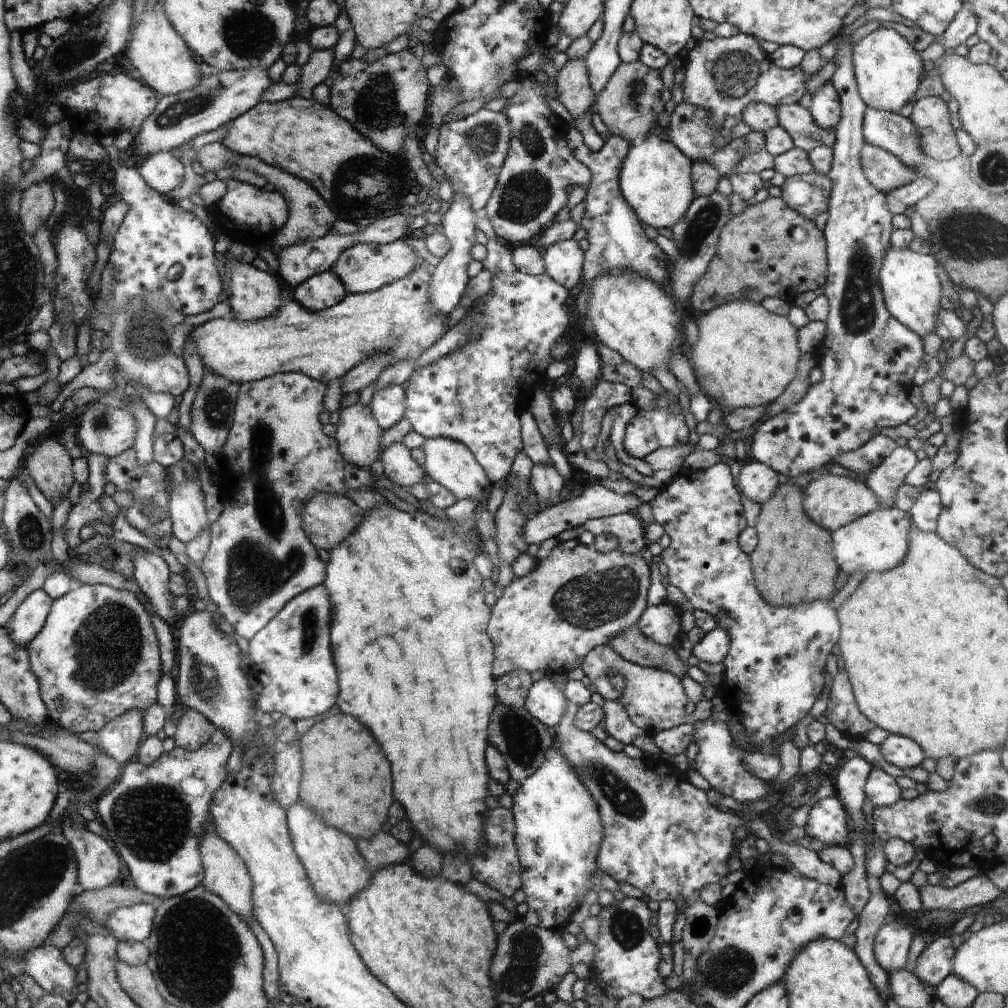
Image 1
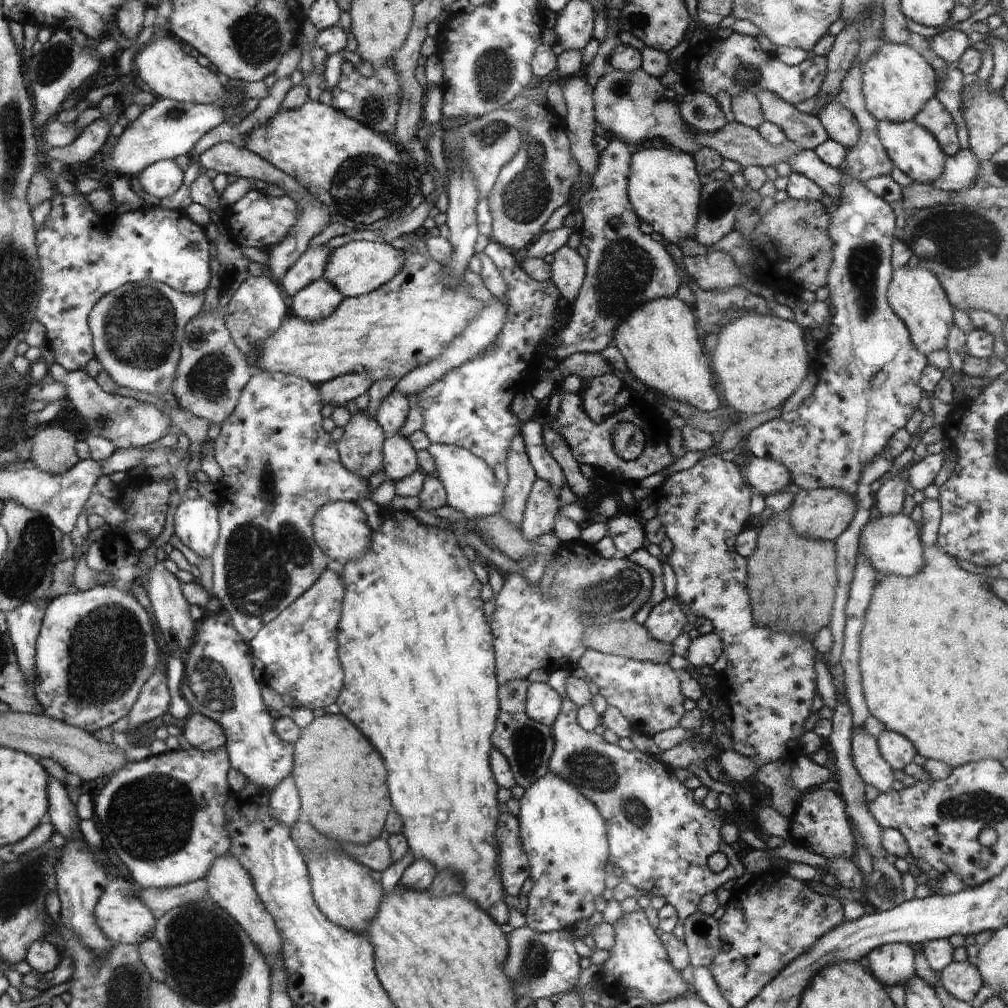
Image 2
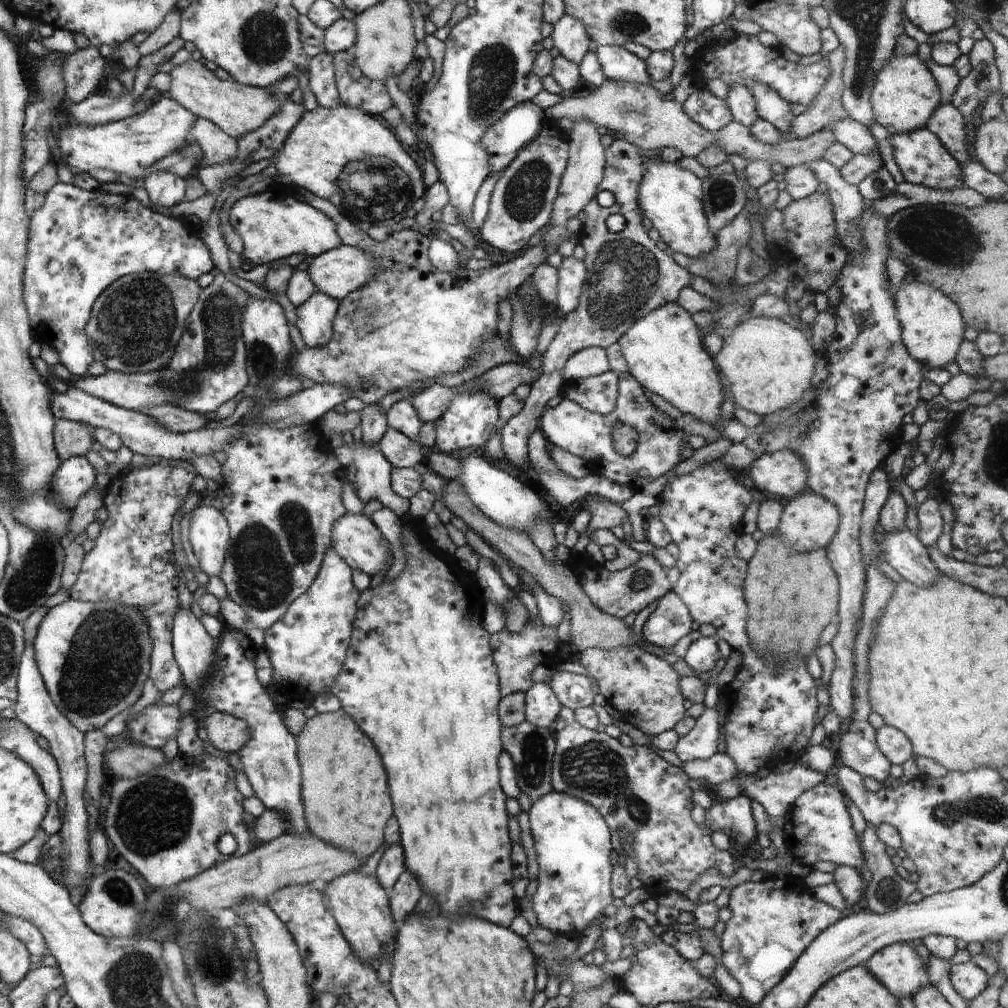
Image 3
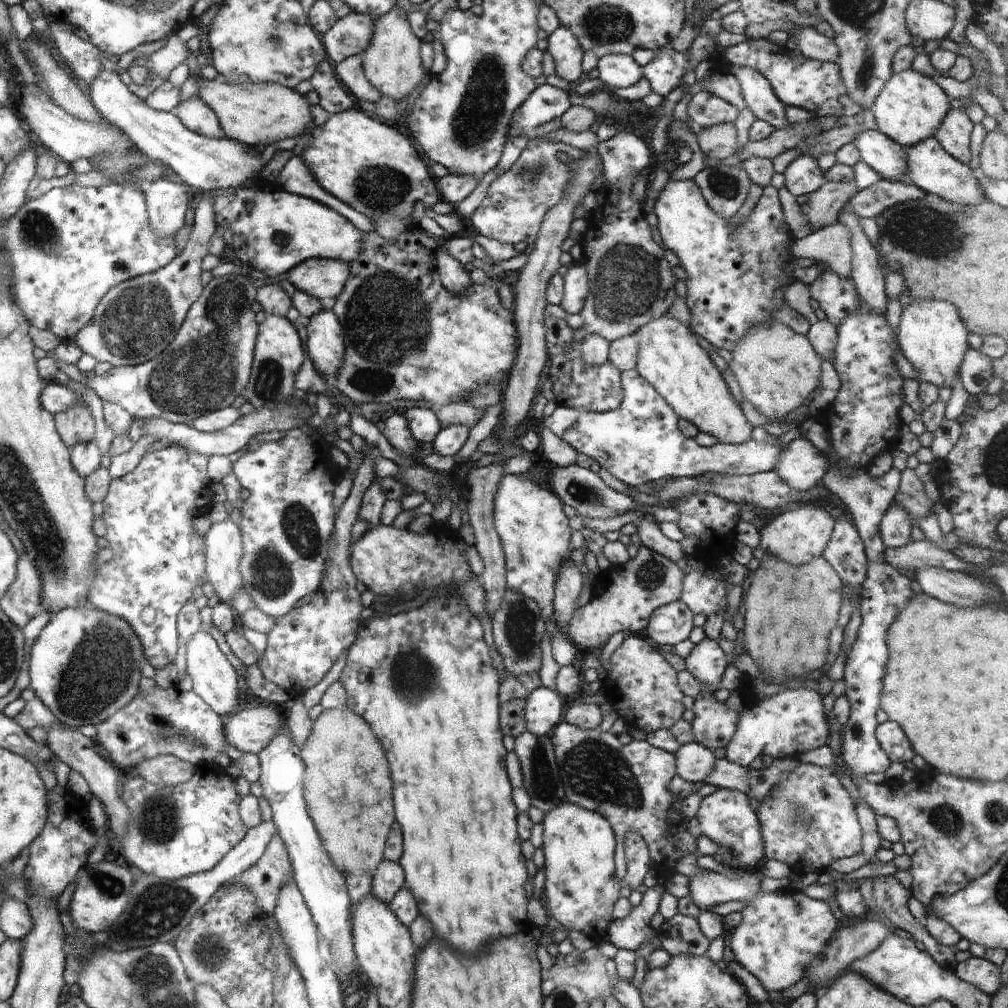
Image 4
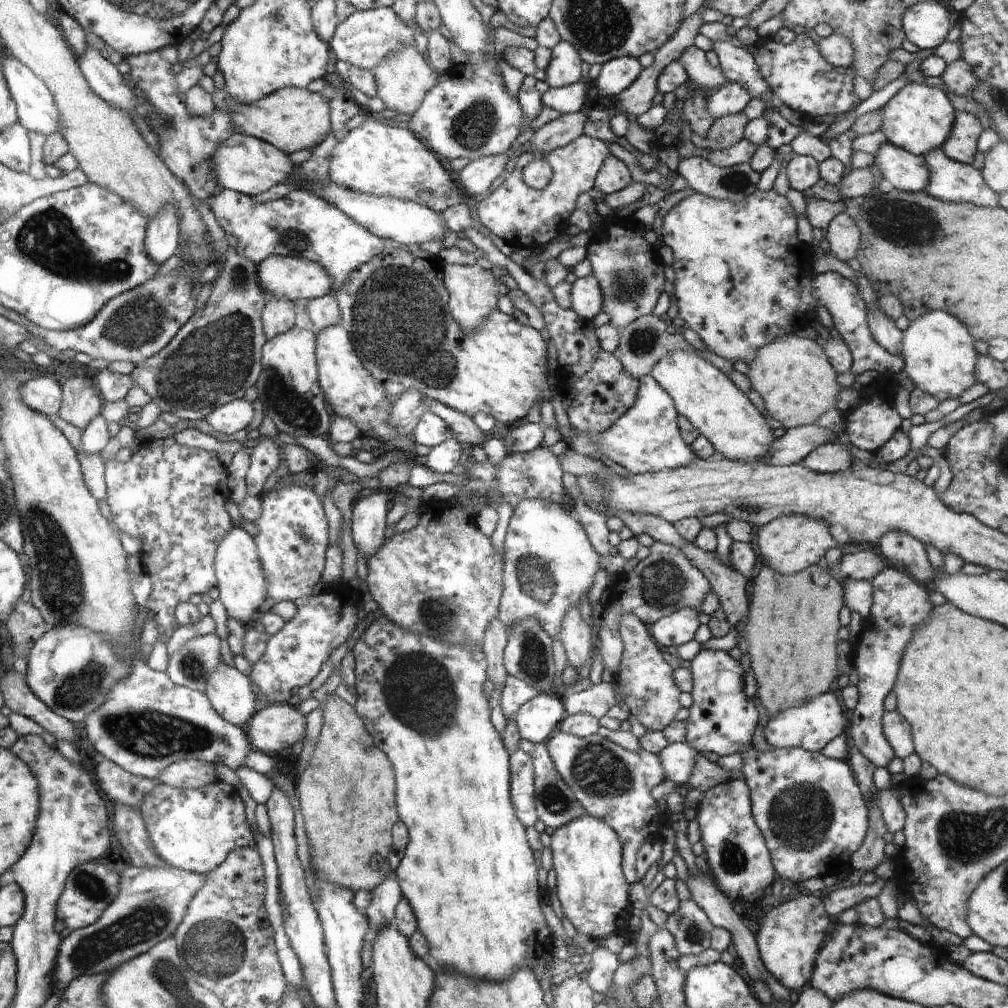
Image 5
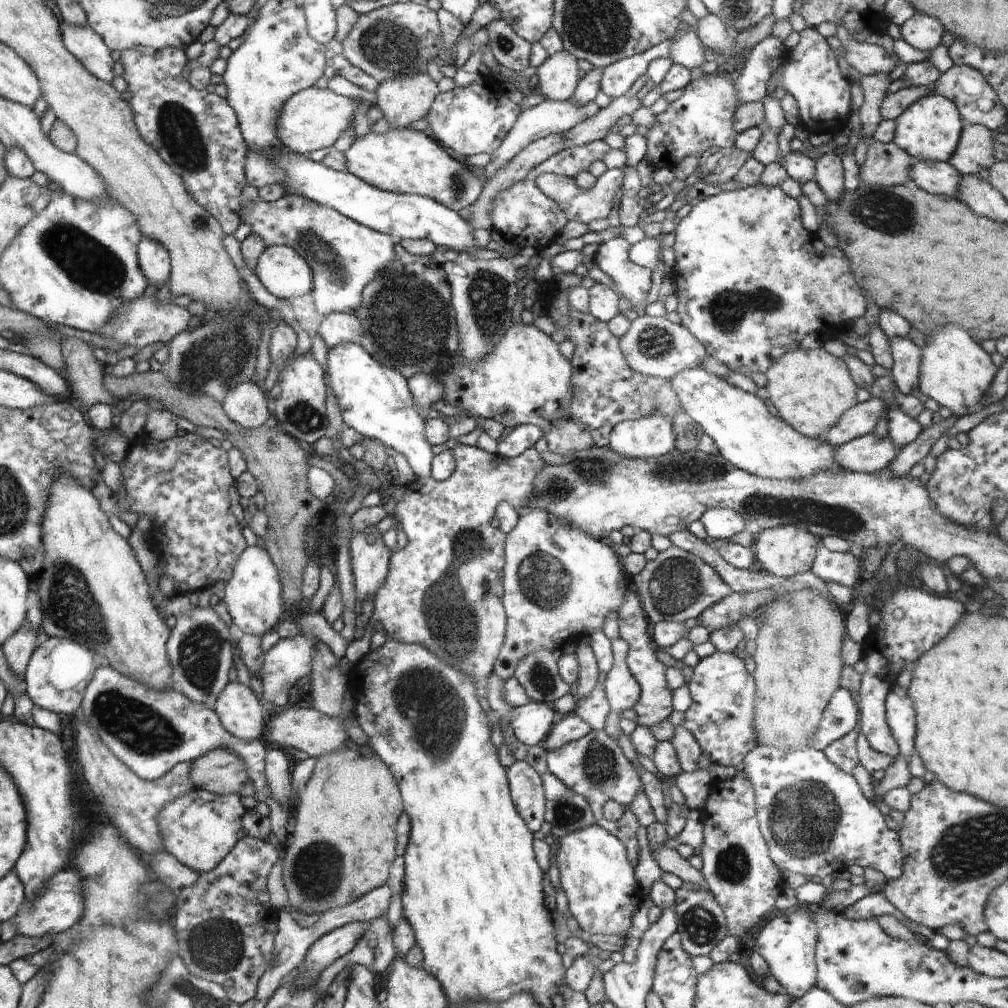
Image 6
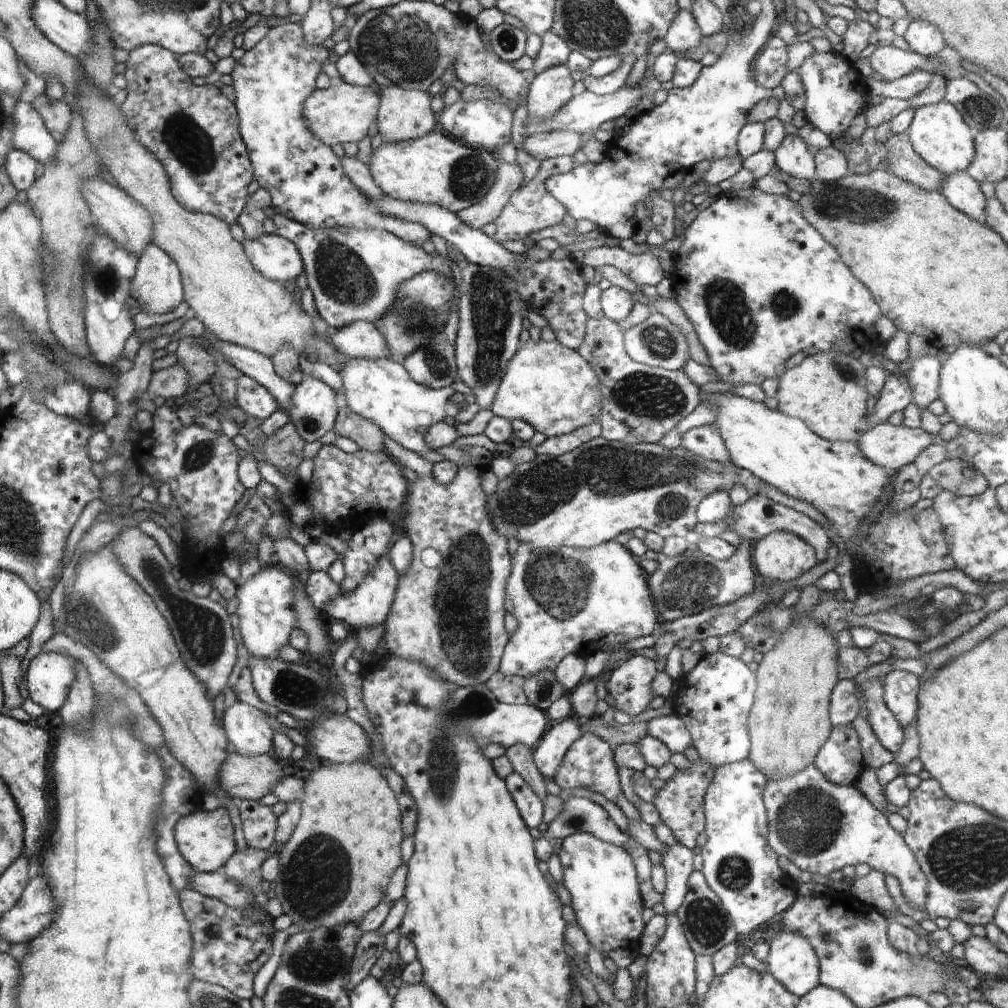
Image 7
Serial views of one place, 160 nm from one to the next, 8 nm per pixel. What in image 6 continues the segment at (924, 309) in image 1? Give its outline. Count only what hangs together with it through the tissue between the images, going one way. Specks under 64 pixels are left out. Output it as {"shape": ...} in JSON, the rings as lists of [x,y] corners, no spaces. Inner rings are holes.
{"shape":[[[953,324],[937,326],[937,330],[927,339],[926,348],[921,349],[922,362],[919,366],[919,390],[924,394],[924,399],[934,398],[940,406],[946,406],[958,418],[985,408],[983,401],[994,382],[997,367],[980,342],[975,341],[961,326]]]}

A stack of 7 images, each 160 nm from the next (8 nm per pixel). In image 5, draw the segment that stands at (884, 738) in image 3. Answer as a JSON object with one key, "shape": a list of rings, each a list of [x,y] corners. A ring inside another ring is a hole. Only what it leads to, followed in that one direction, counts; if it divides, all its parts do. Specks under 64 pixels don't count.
{"shape":[[[895,709],[883,712],[883,733],[895,756],[904,760],[915,752],[910,723]]]}

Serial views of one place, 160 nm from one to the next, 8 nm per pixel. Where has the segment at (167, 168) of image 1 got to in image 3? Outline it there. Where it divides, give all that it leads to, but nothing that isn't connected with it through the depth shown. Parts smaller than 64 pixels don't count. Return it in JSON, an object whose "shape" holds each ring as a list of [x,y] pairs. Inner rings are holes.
{"shape":[[[164,170],[150,174],[142,186],[146,189],[150,204],[162,208],[163,213],[166,208],[180,204],[184,200],[184,192],[186,192],[184,178],[176,176],[172,172],[164,172]]]}

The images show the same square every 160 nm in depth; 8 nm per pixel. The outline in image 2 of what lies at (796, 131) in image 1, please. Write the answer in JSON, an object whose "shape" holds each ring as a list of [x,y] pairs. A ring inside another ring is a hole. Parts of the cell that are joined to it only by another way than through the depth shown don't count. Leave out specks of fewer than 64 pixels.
{"shape":[[[758,92],[755,96],[764,108],[766,121],[776,124],[788,141],[800,144],[805,150],[814,150],[829,139],[817,116],[800,112],[772,92]]]}

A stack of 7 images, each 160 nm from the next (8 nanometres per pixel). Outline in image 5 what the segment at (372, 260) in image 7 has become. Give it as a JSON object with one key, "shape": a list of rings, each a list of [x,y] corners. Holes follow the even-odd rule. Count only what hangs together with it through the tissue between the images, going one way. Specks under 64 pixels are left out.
{"shape":[[[302,188],[292,189],[284,198],[265,203],[232,189],[224,189],[210,208],[226,234],[238,239],[238,254],[254,261],[256,266],[272,255],[320,263],[332,277],[330,294],[334,298],[352,272],[384,250],[382,237],[371,233],[326,199]]]}

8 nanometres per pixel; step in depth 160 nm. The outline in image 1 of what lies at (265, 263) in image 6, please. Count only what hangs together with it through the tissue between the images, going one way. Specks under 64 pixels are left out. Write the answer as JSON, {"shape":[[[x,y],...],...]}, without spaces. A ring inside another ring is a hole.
{"shape":[[[405,238],[389,244],[358,244],[352,246],[340,254],[332,270],[344,282],[348,293],[359,294],[375,292],[381,287],[402,280],[402,278],[410,278],[414,274],[414,270],[420,268],[422,263],[423,260],[414,250],[414,246],[406,243]]]}

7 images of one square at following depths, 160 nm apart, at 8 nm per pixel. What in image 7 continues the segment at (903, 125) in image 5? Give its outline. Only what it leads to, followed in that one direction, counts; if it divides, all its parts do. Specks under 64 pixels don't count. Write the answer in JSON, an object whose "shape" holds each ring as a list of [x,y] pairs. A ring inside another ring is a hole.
{"shape":[[[942,100],[933,105],[922,105],[915,110],[907,133],[915,153],[946,176],[964,172],[973,163],[975,134],[953,104]]]}

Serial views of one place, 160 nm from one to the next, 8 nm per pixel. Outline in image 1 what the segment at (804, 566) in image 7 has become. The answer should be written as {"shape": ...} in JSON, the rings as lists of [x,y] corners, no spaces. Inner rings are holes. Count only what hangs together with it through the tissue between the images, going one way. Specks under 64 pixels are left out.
{"shape":[[[830,473],[818,476],[816,480],[810,481],[804,490],[804,510],[806,514],[826,528],[830,532],[838,530],[840,526],[845,526],[850,522],[855,522],[858,518],[874,512],[880,506],[878,496],[866,485],[865,481],[854,480],[850,476],[834,476]]]}

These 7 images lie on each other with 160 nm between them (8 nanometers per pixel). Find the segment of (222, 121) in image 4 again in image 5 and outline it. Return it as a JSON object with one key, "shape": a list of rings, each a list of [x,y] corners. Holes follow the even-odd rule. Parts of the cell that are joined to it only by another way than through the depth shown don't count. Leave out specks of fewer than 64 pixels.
{"shape":[[[284,87],[257,103],[241,105],[228,95],[226,89],[216,89],[212,94],[216,108],[228,111],[235,122],[237,133],[244,133],[268,141],[285,153],[310,149],[328,138],[332,133],[332,112],[328,99],[307,88]]]}

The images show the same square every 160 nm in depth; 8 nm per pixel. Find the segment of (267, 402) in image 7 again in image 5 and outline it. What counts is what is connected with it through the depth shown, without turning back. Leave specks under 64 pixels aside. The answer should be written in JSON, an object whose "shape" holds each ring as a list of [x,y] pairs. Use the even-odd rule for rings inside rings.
{"shape":[[[245,397],[234,399],[216,407],[205,419],[214,430],[224,432],[225,435],[234,434],[253,421],[256,405]]]}

